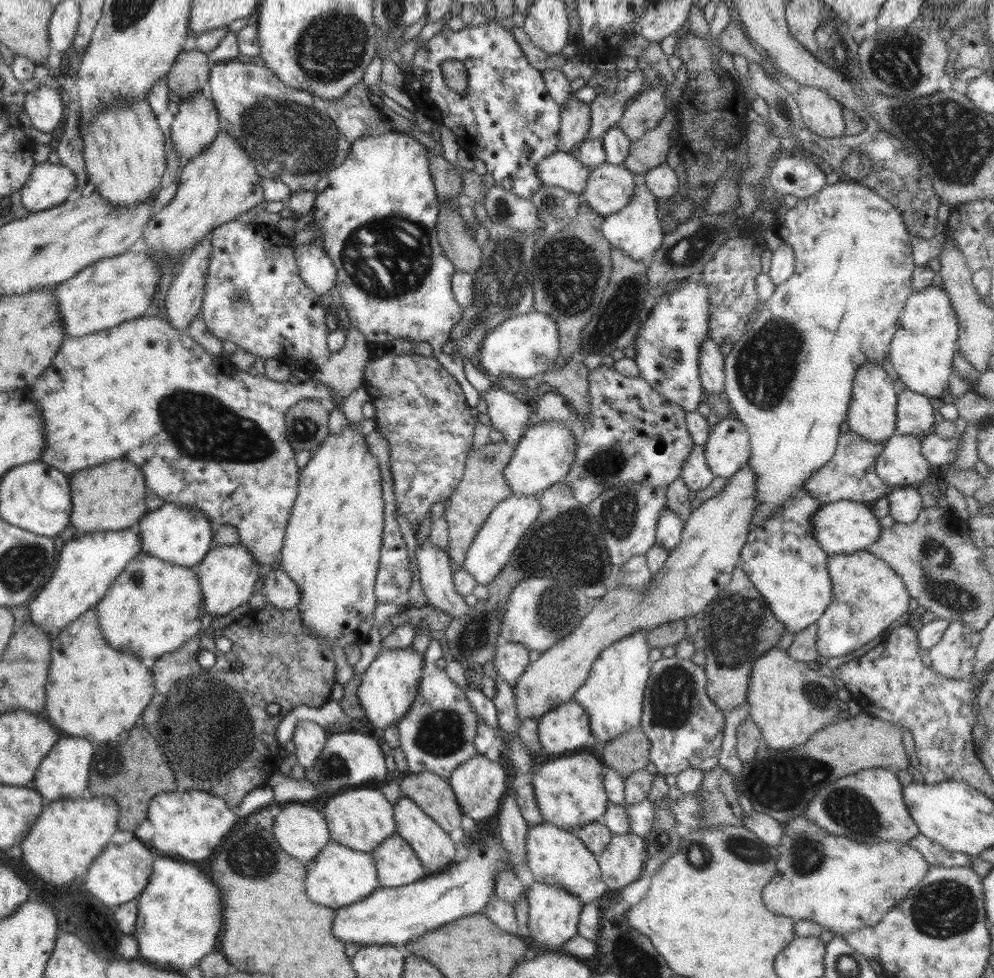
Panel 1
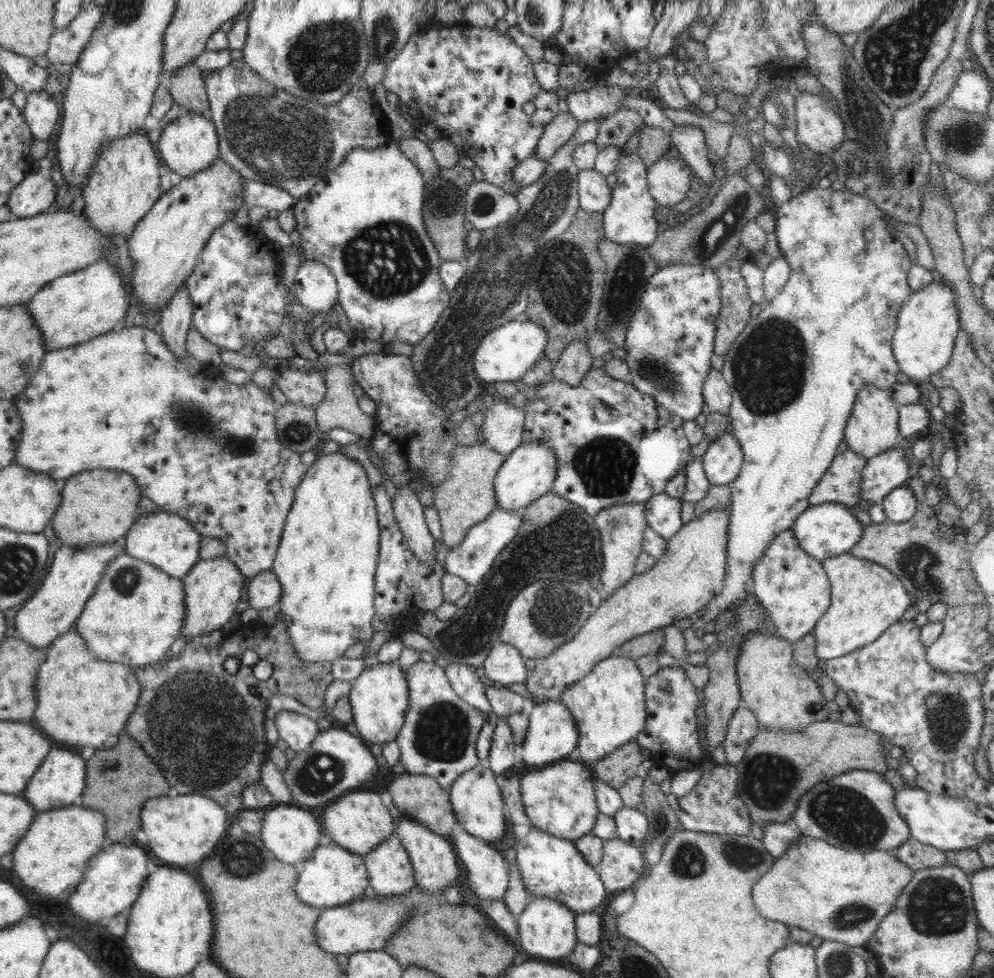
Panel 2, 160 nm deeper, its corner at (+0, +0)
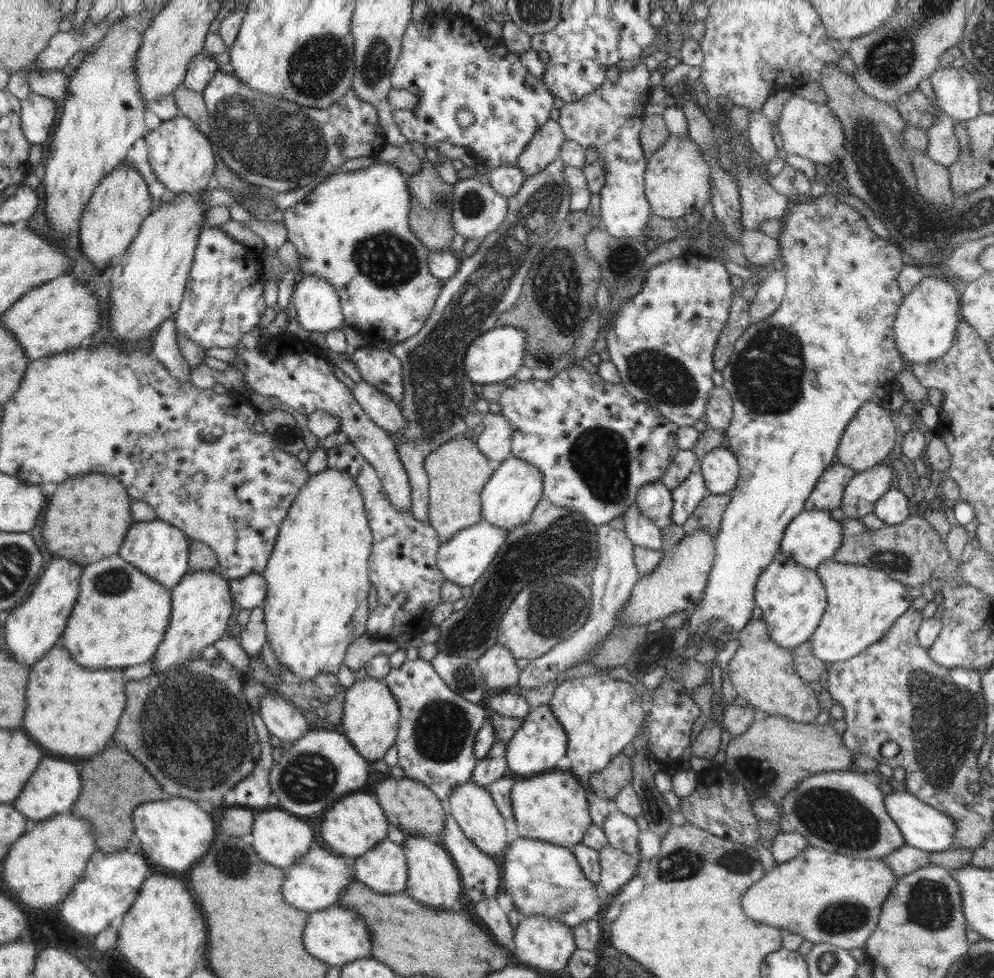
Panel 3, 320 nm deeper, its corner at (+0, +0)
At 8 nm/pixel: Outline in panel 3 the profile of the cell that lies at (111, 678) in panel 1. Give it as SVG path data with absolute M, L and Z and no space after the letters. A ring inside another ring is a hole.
M55 645L30 669L27 685L24 732L44 750L70 758L94 757L113 742L124 707L127 679L123 669L88 670L78 664L70 651Z

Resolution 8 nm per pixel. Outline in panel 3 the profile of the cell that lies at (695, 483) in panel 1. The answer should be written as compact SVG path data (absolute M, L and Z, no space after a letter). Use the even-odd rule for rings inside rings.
M700 468L694 470L682 484L671 490L674 508L672 523L684 525L700 501L709 494Z

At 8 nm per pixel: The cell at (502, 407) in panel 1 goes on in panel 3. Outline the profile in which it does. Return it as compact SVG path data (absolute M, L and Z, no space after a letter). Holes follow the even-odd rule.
M487 413L483 418L484 429L476 440L476 445L480 453L484 453L486 459L502 463L512 456L512 427L510 423L501 415L501 413Z

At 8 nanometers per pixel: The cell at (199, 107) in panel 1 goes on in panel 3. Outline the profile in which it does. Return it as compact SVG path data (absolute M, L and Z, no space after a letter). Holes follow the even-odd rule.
M184 116L163 121L160 126L149 129L144 137L148 147L148 162L154 169L156 178L165 186L166 190L174 194L194 194L203 191L213 183L216 168L216 151L214 144L204 136Z

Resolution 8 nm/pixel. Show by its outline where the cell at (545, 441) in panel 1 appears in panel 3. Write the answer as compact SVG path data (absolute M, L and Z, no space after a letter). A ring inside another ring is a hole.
M511 456L496 467L481 494L482 517L490 525L510 530L526 523L544 494L544 475L540 468Z

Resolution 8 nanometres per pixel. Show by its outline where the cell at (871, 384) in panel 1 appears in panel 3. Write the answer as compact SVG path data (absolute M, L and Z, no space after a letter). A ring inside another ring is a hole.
M873 402L863 404L850 419L848 426L844 429L844 434L841 436L836 452L838 463L860 473L886 462L895 446L894 440L896 440L896 426L889 412L889 407L884 408Z

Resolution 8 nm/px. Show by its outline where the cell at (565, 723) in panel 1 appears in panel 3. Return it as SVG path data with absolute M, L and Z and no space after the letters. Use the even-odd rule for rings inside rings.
M542 704L529 711L522 721L521 728L506 745L506 764L508 770L512 770L516 776L530 778L548 771L555 770L558 760L566 754L568 737L557 721L549 704Z

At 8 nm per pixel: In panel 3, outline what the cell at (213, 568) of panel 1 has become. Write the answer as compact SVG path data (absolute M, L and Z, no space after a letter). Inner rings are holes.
M217 569L188 572L179 584L171 589L171 615L164 638L152 658L153 672L161 674L186 661L198 660L203 649L229 634L228 618L234 612L230 580Z

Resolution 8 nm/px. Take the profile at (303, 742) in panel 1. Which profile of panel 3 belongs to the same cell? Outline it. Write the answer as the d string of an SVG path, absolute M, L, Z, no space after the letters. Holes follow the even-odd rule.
M278 692L264 695L260 699L259 710L270 735L281 741L293 743L312 730L302 711L278 695Z

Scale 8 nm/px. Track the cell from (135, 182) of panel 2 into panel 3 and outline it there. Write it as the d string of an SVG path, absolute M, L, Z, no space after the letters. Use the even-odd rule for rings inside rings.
M127 163L117 166L99 182L79 218L77 240L84 256L96 268L106 269L112 258L126 253L144 219L152 212L152 206L147 182L137 170Z

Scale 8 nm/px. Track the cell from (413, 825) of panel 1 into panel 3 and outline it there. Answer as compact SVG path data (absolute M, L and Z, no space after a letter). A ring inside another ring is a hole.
M408 836L403 843L407 858L407 883L404 892L416 902L435 910L451 910L457 898L463 895L463 884L459 870L452 857L441 843L421 836Z

